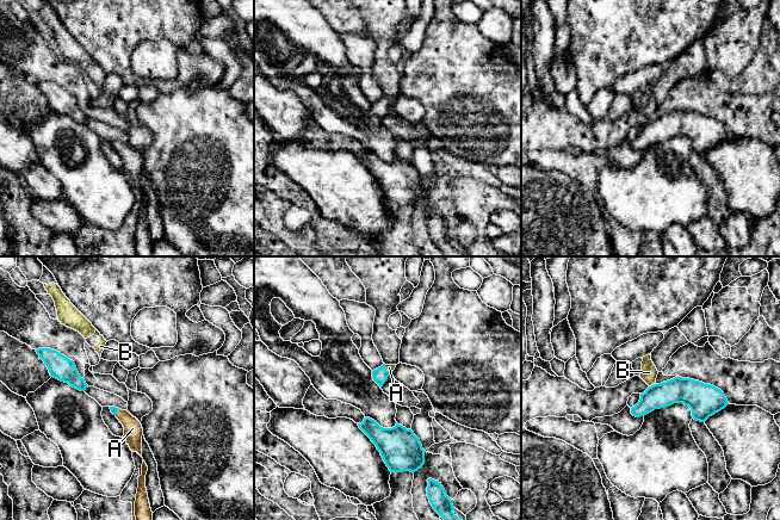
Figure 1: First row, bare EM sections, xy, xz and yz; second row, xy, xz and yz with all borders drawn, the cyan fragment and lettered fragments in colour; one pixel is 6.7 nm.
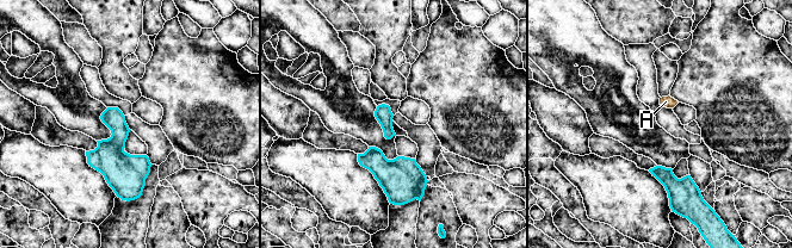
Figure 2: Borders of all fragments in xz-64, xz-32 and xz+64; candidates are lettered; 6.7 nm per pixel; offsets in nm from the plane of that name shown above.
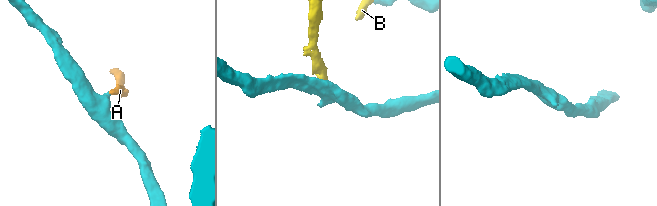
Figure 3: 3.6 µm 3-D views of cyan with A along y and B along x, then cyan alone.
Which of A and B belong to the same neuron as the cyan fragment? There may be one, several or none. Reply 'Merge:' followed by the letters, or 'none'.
Merge: A

